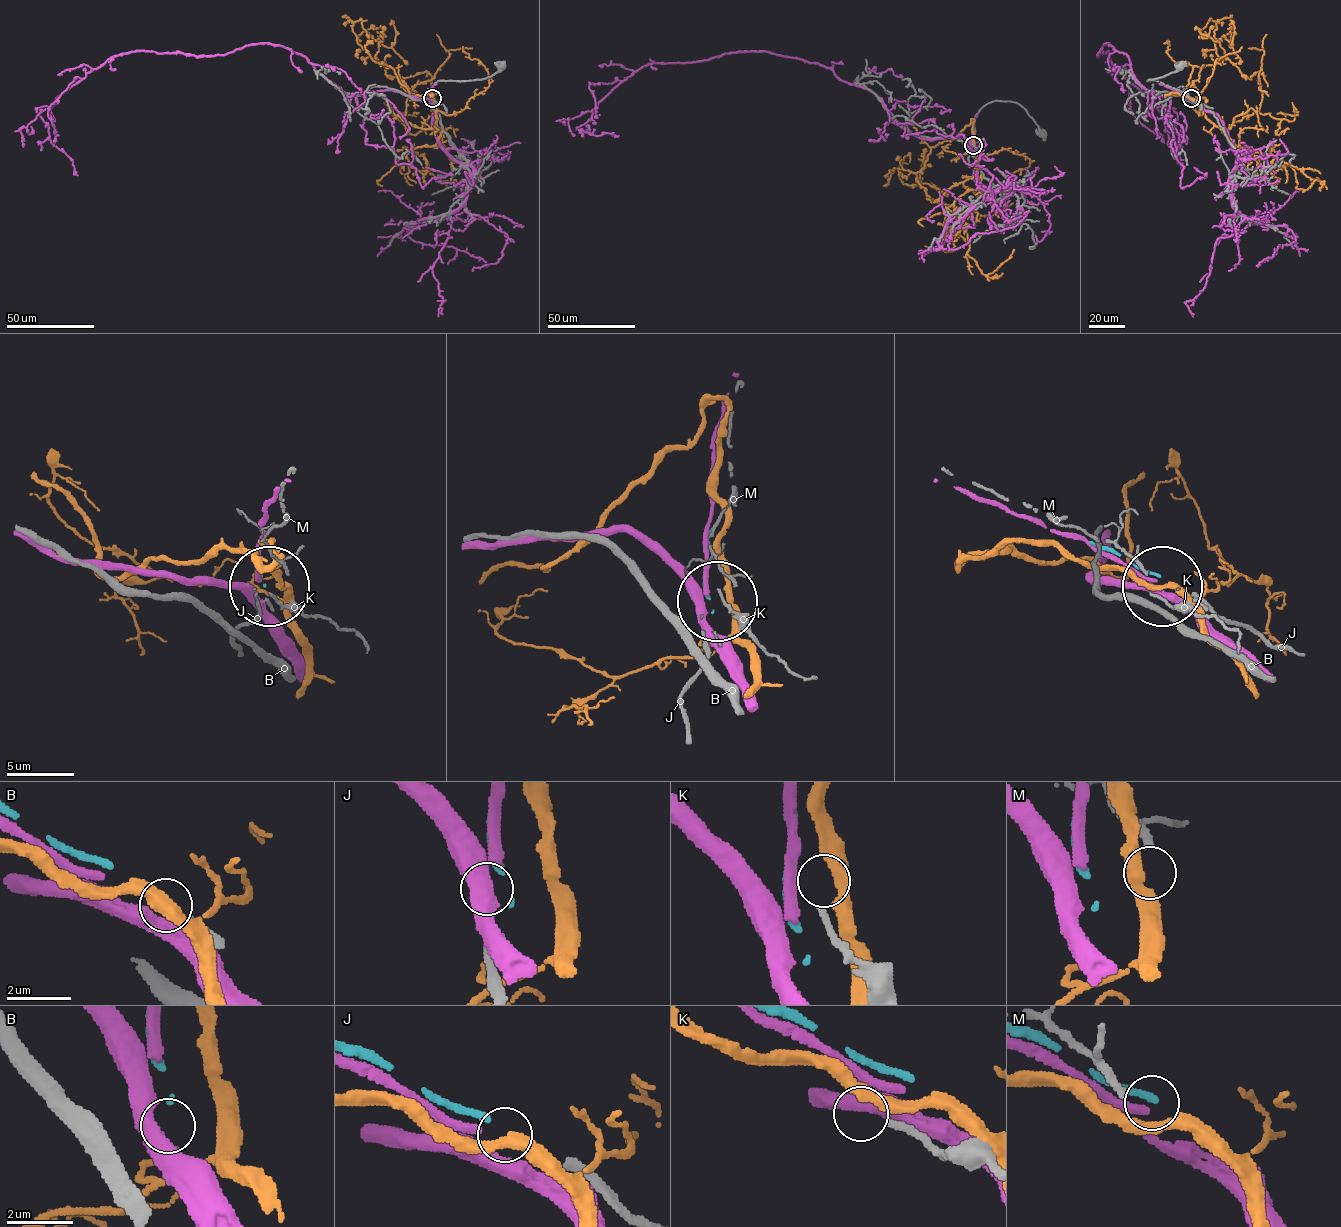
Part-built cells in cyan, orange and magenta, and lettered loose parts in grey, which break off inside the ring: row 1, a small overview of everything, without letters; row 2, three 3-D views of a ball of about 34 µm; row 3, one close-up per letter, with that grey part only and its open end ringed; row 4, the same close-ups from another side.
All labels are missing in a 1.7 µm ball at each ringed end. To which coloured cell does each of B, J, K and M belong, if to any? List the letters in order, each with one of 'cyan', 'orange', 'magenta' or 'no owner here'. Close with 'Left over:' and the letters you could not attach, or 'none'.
B: cyan
J: no owner here
K: no owner here
M: orange
Left over: J, K

